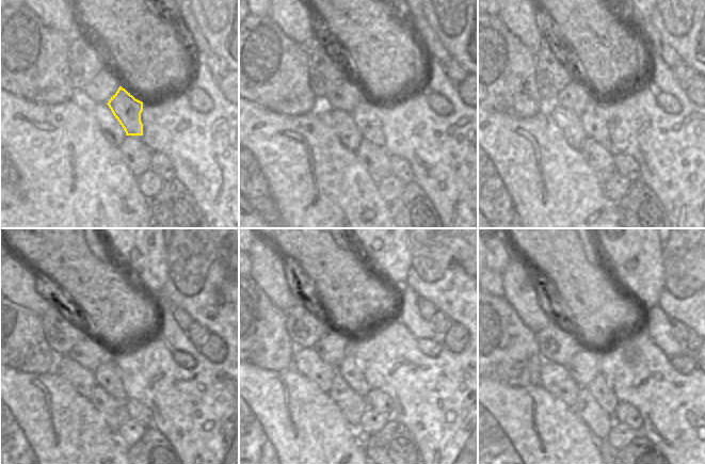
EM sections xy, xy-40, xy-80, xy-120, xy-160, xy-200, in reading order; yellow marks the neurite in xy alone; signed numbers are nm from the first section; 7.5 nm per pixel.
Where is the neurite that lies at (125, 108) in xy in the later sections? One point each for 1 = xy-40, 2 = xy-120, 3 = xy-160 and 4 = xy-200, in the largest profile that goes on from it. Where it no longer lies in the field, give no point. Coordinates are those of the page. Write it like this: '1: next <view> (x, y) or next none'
1: next xy-40 (366, 115)
2: next xy-120 (112, 367)
3: next xy-160 (350, 364)
4: next xy-200 (585, 365)

